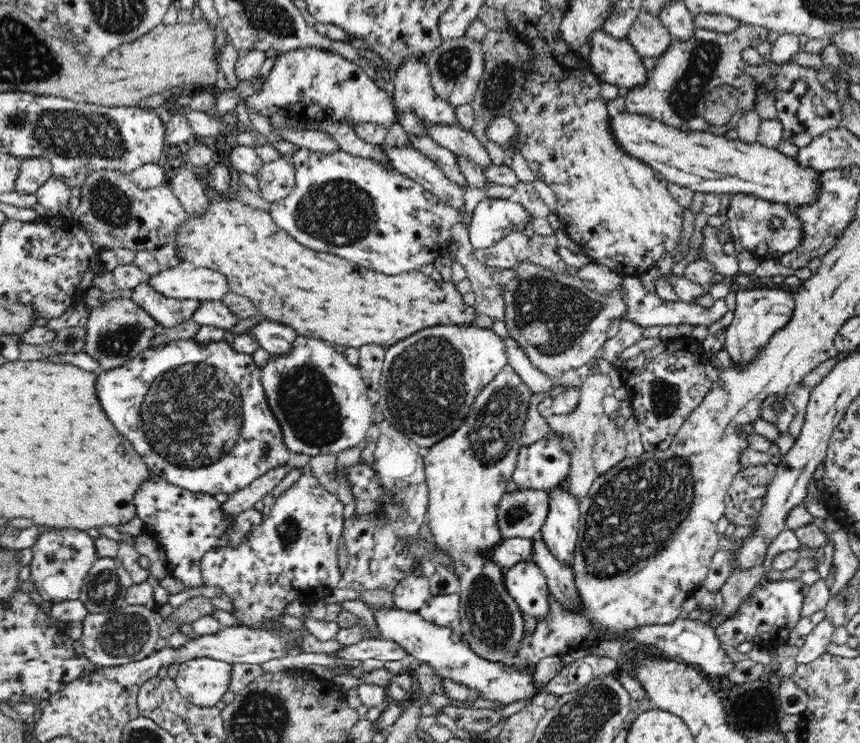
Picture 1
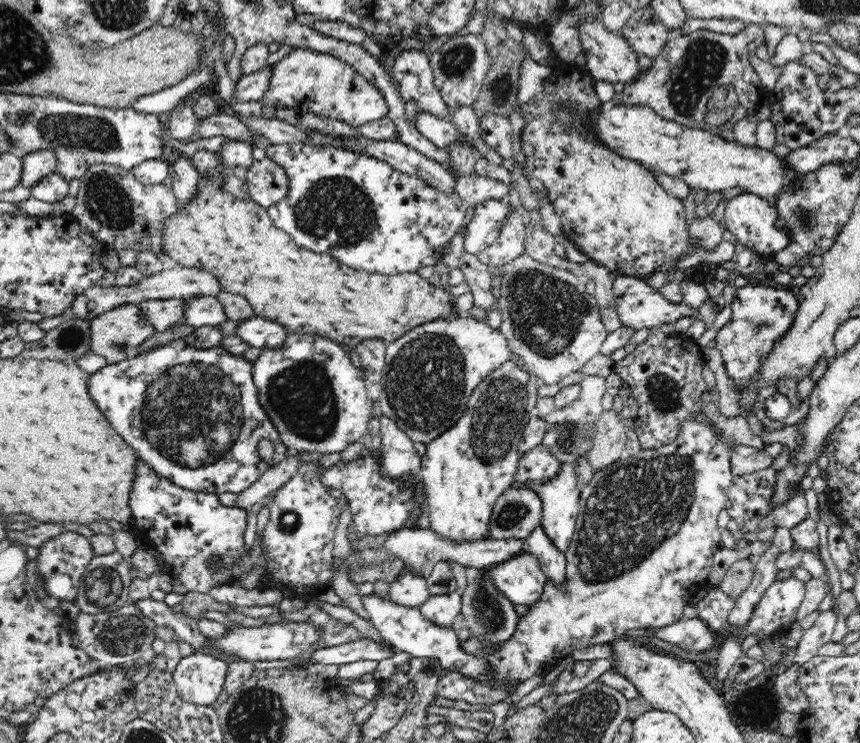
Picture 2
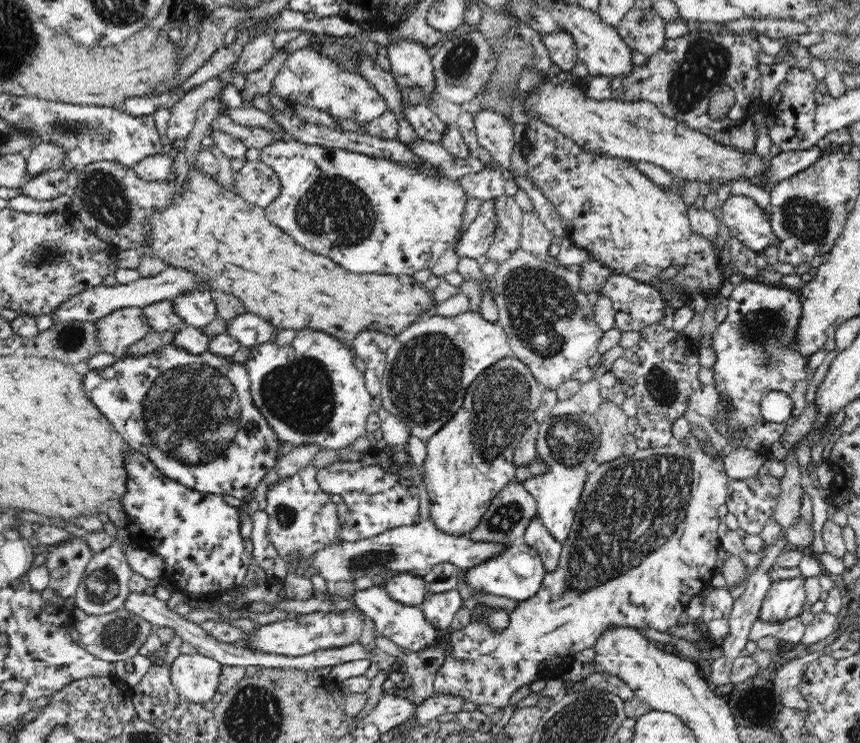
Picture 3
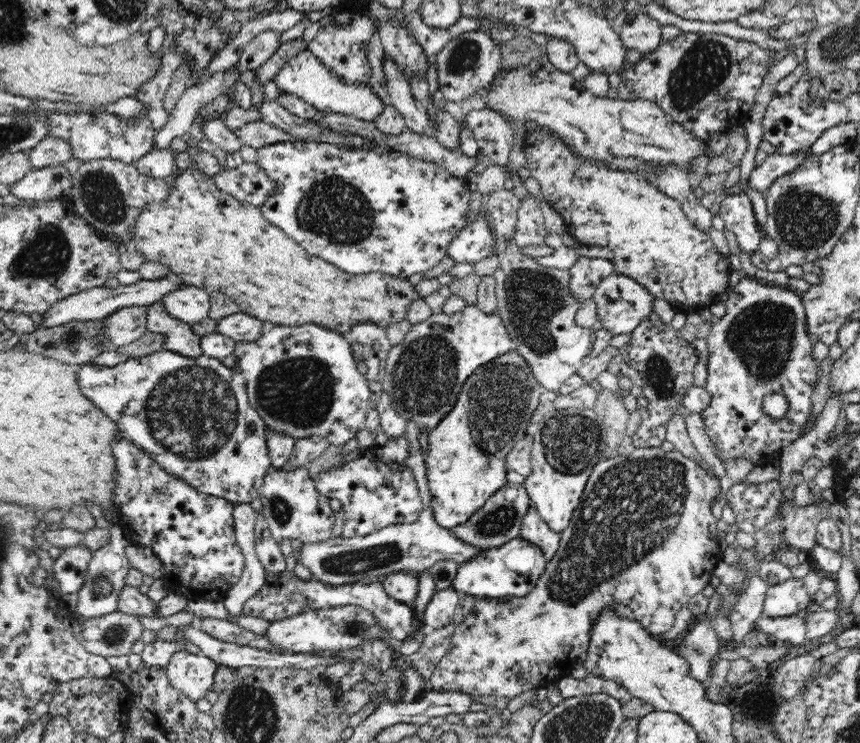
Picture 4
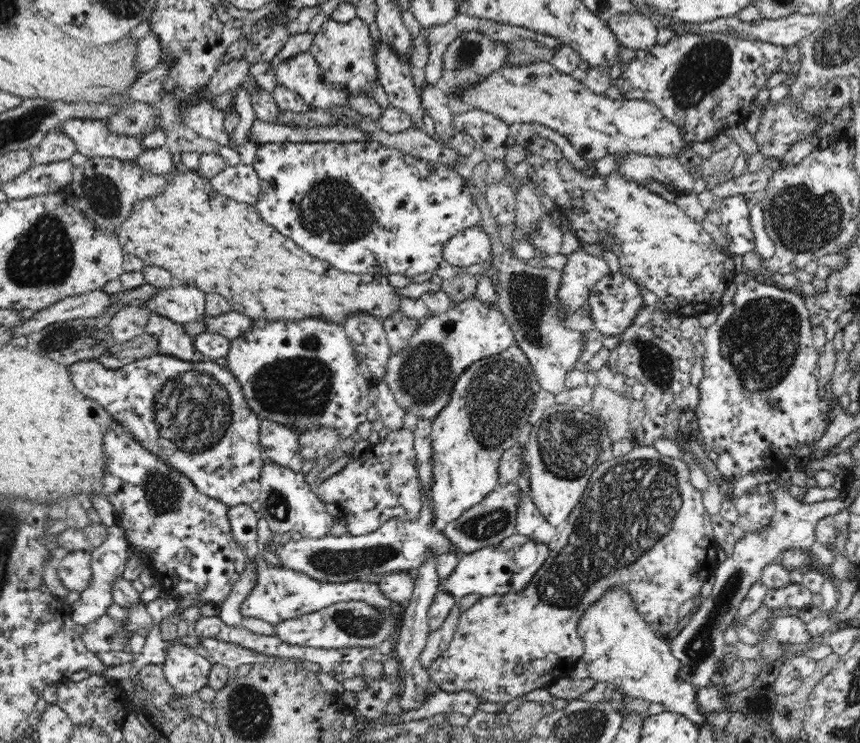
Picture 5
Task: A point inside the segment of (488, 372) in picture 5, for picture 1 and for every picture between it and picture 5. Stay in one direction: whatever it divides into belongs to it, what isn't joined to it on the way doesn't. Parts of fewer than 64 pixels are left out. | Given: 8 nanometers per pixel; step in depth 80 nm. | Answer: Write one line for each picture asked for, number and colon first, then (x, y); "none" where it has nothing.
1: (467, 473)
2: (466, 469)
3: (468, 462)
4: (465, 465)

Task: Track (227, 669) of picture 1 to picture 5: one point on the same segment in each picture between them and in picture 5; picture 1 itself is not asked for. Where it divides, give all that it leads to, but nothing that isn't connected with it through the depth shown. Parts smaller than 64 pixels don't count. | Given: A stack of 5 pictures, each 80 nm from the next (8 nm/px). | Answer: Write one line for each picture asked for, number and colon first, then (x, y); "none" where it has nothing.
2: (199, 678)
3: (196, 677)
4: (191, 674)
5: (185, 670)

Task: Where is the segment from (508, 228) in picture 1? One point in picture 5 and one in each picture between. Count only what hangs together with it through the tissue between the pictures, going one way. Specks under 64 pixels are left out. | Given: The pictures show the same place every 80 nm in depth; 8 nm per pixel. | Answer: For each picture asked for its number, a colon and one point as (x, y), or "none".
2: (489, 217)
3: (474, 242)
4: (474, 243)
5: (472, 246)

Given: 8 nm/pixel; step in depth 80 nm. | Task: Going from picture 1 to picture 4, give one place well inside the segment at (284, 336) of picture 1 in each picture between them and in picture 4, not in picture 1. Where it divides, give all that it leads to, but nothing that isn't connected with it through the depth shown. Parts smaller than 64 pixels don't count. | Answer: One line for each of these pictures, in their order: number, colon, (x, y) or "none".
2: (257, 332)
3: (248, 329)
4: (239, 326)

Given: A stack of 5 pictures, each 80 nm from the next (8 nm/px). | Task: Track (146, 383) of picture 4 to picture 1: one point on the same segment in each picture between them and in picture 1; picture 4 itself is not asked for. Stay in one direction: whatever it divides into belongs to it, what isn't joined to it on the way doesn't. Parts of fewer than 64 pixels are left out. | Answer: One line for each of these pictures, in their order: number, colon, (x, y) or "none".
1: (202, 407)
2: (198, 408)
3: (193, 416)

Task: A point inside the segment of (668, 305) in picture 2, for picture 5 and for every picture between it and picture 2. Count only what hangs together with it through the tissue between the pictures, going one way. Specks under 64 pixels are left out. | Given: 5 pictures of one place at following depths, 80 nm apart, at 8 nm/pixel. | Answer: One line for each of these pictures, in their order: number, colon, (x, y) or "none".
3: (635, 304)
4: (621, 303)
5: (613, 302)

